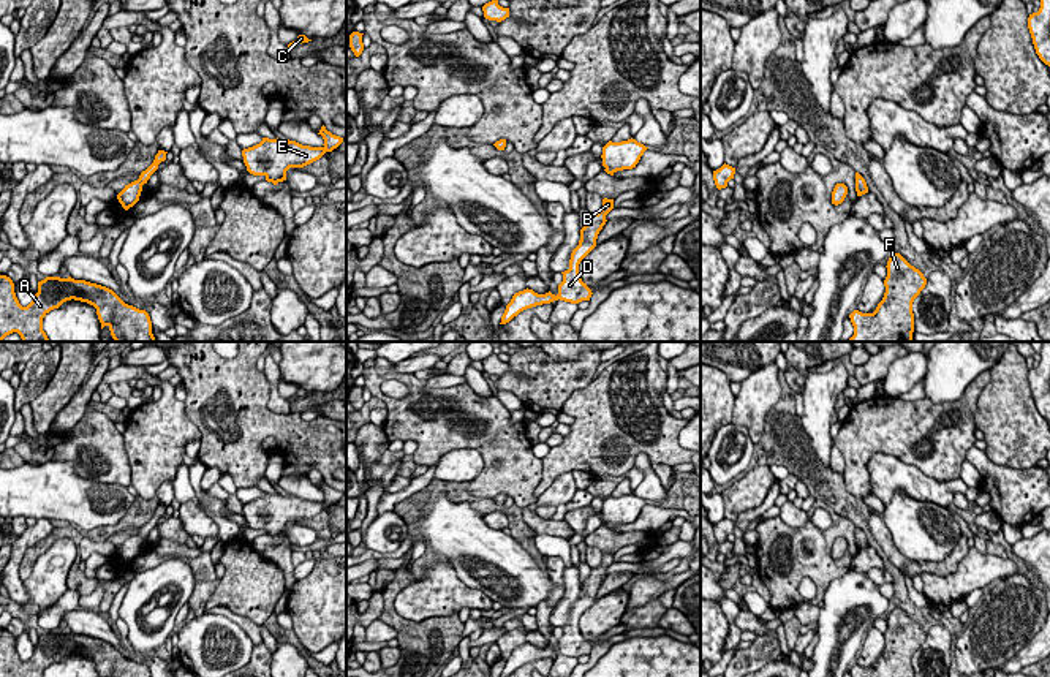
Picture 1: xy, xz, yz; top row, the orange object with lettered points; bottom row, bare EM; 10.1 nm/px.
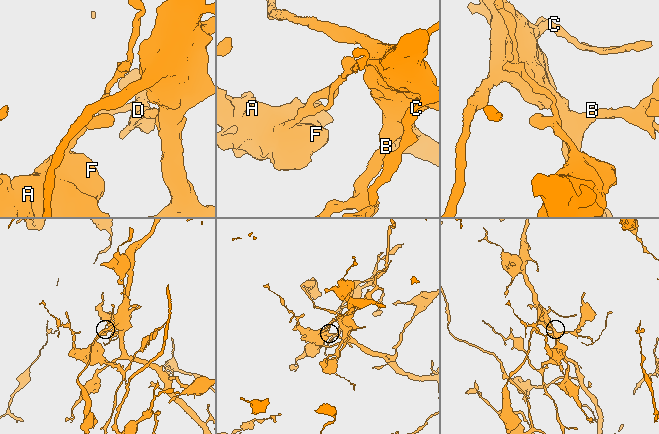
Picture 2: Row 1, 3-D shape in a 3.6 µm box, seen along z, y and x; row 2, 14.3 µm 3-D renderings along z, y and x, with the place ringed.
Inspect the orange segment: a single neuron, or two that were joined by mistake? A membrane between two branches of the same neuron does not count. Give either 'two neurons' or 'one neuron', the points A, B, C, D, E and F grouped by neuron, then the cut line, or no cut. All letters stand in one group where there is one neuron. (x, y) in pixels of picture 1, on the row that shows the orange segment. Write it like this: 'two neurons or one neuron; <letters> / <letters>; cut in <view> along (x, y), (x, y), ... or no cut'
two neurons; A F / B C D E; cut in xy along (141, 174), (147, 179)

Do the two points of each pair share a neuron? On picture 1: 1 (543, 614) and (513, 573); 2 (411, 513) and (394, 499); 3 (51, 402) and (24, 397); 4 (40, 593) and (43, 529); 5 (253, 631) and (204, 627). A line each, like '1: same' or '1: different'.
1: different
2: different
3: different
4: different
5: different

